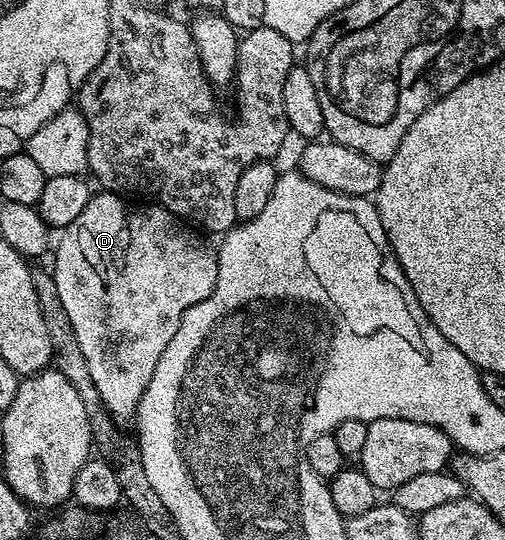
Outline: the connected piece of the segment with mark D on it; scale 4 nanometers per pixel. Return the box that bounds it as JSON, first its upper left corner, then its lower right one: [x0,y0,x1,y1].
[53,192,217,423]

